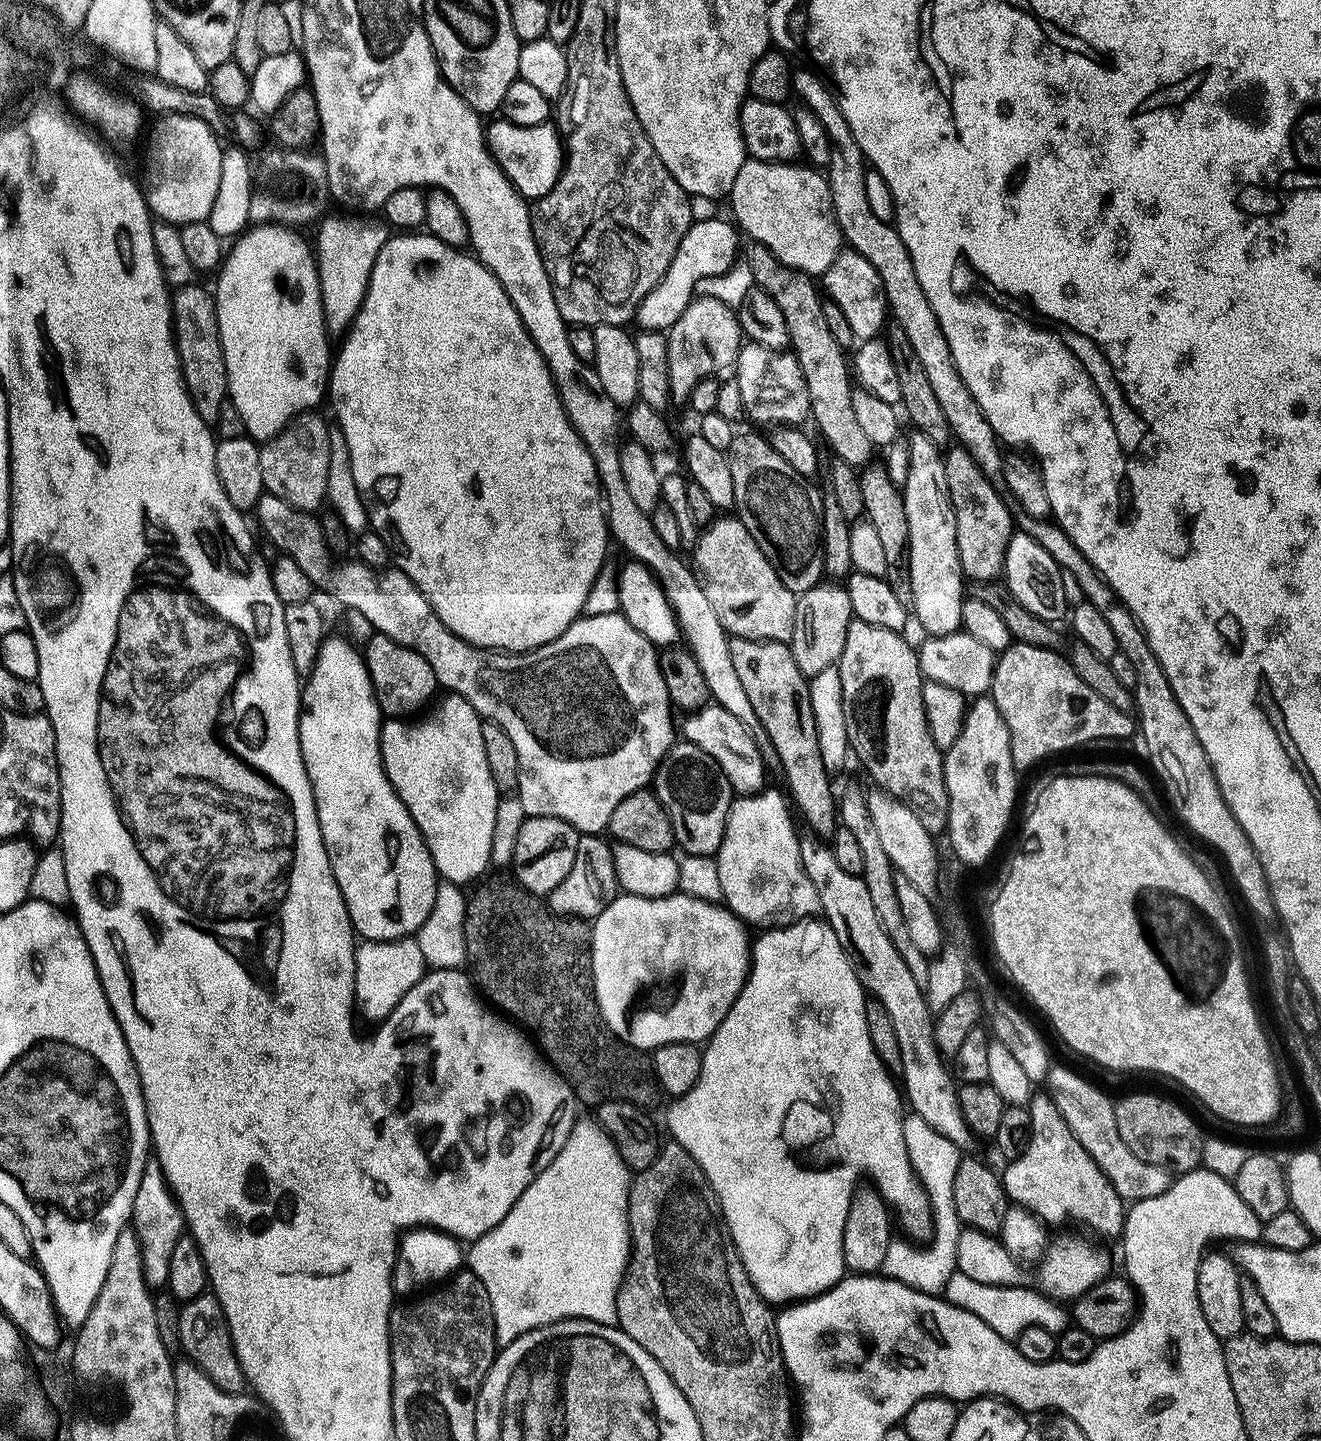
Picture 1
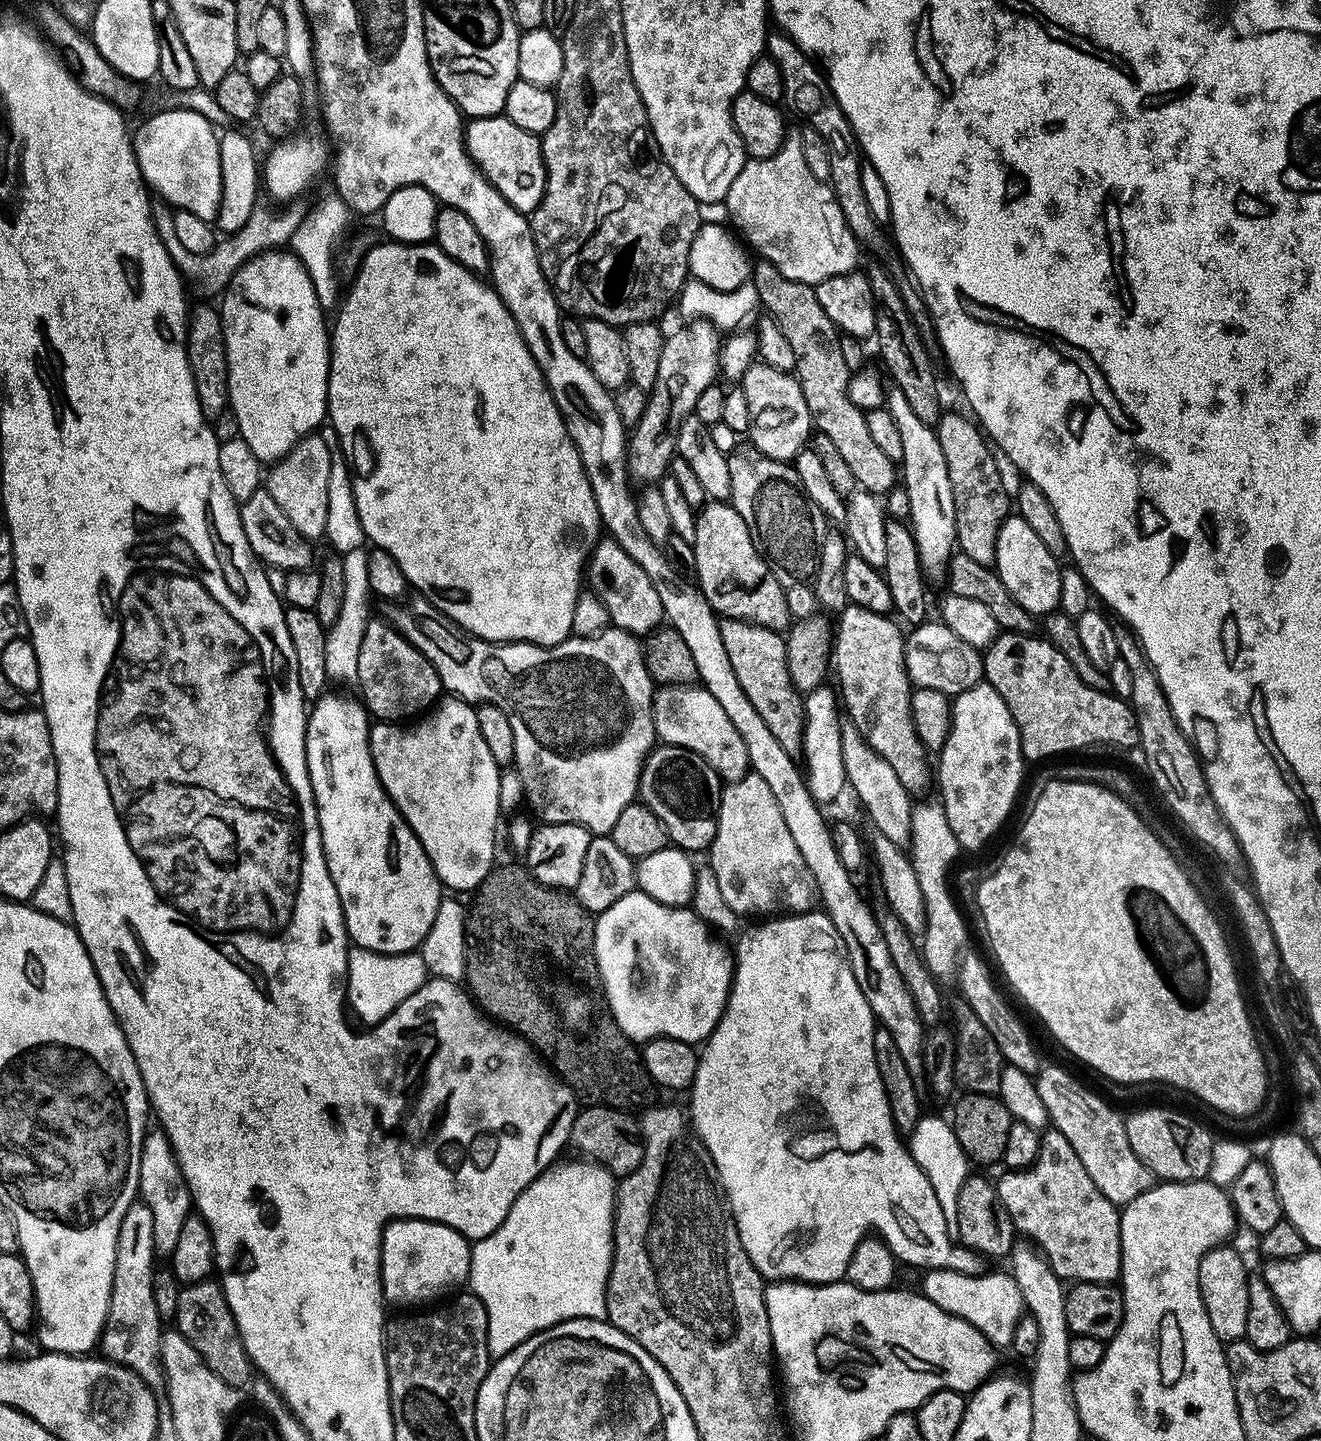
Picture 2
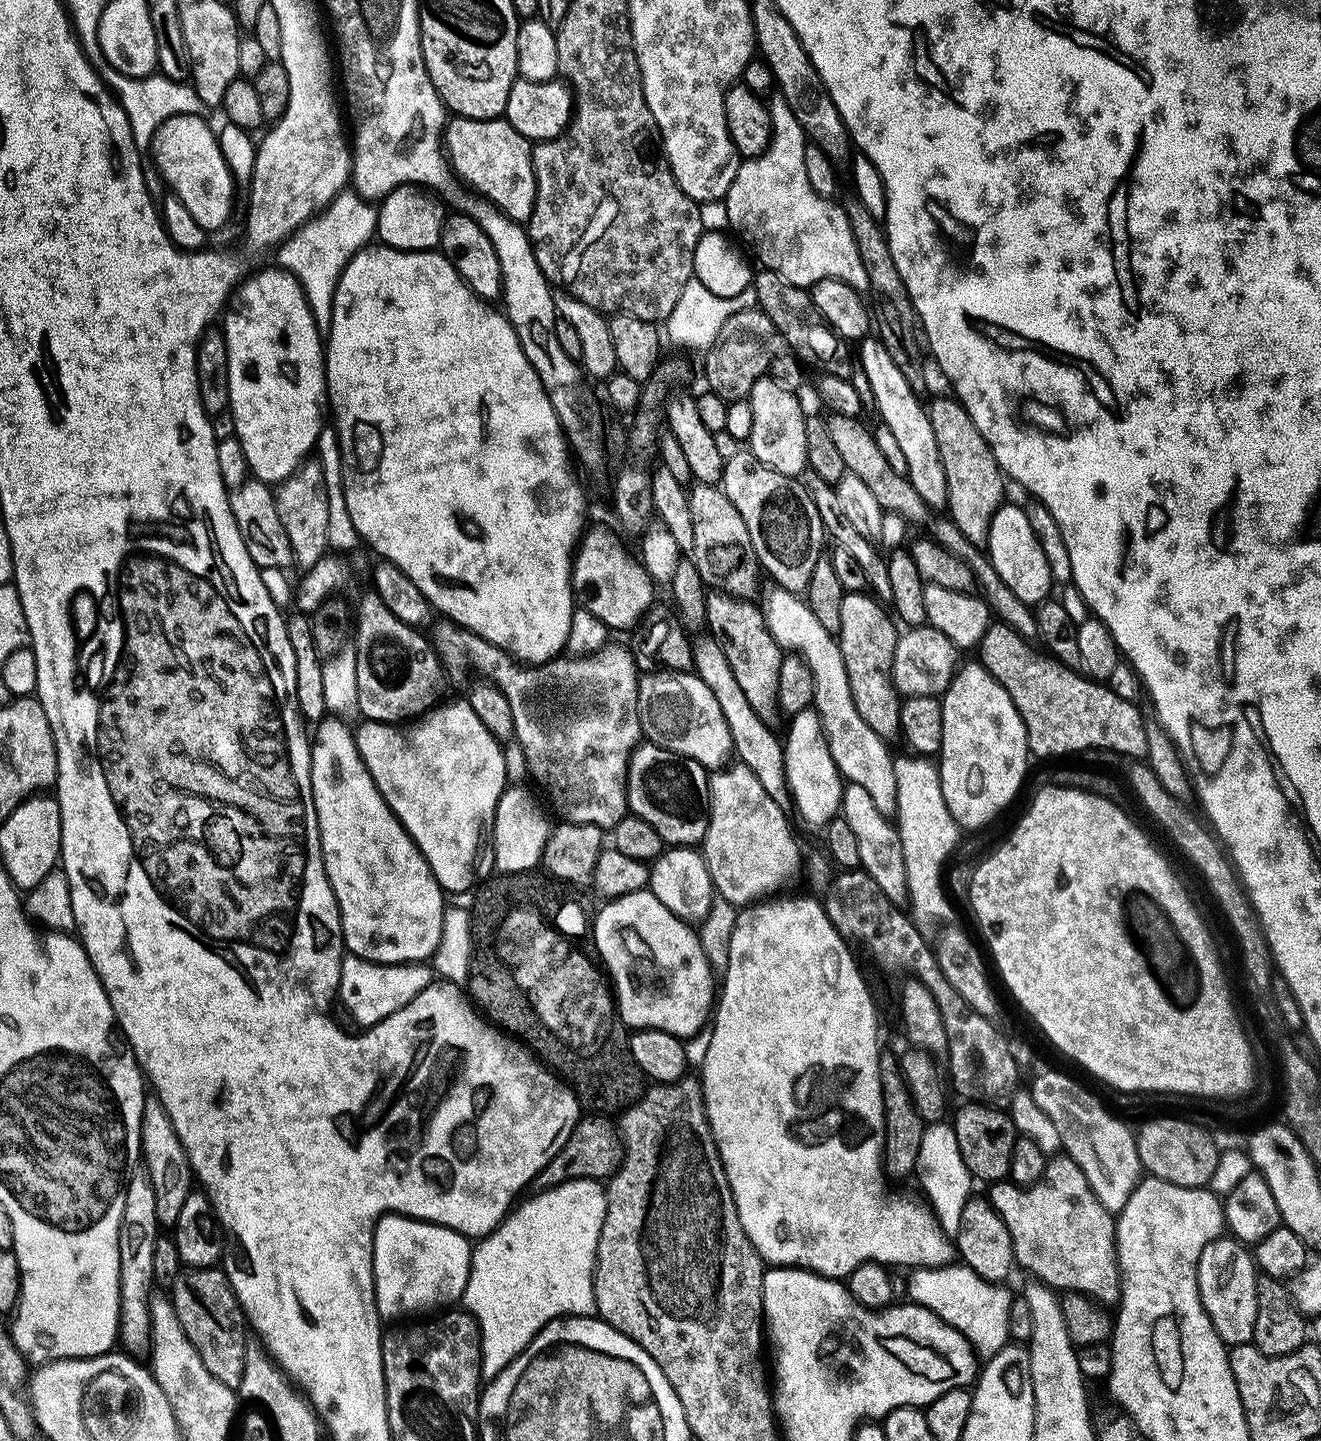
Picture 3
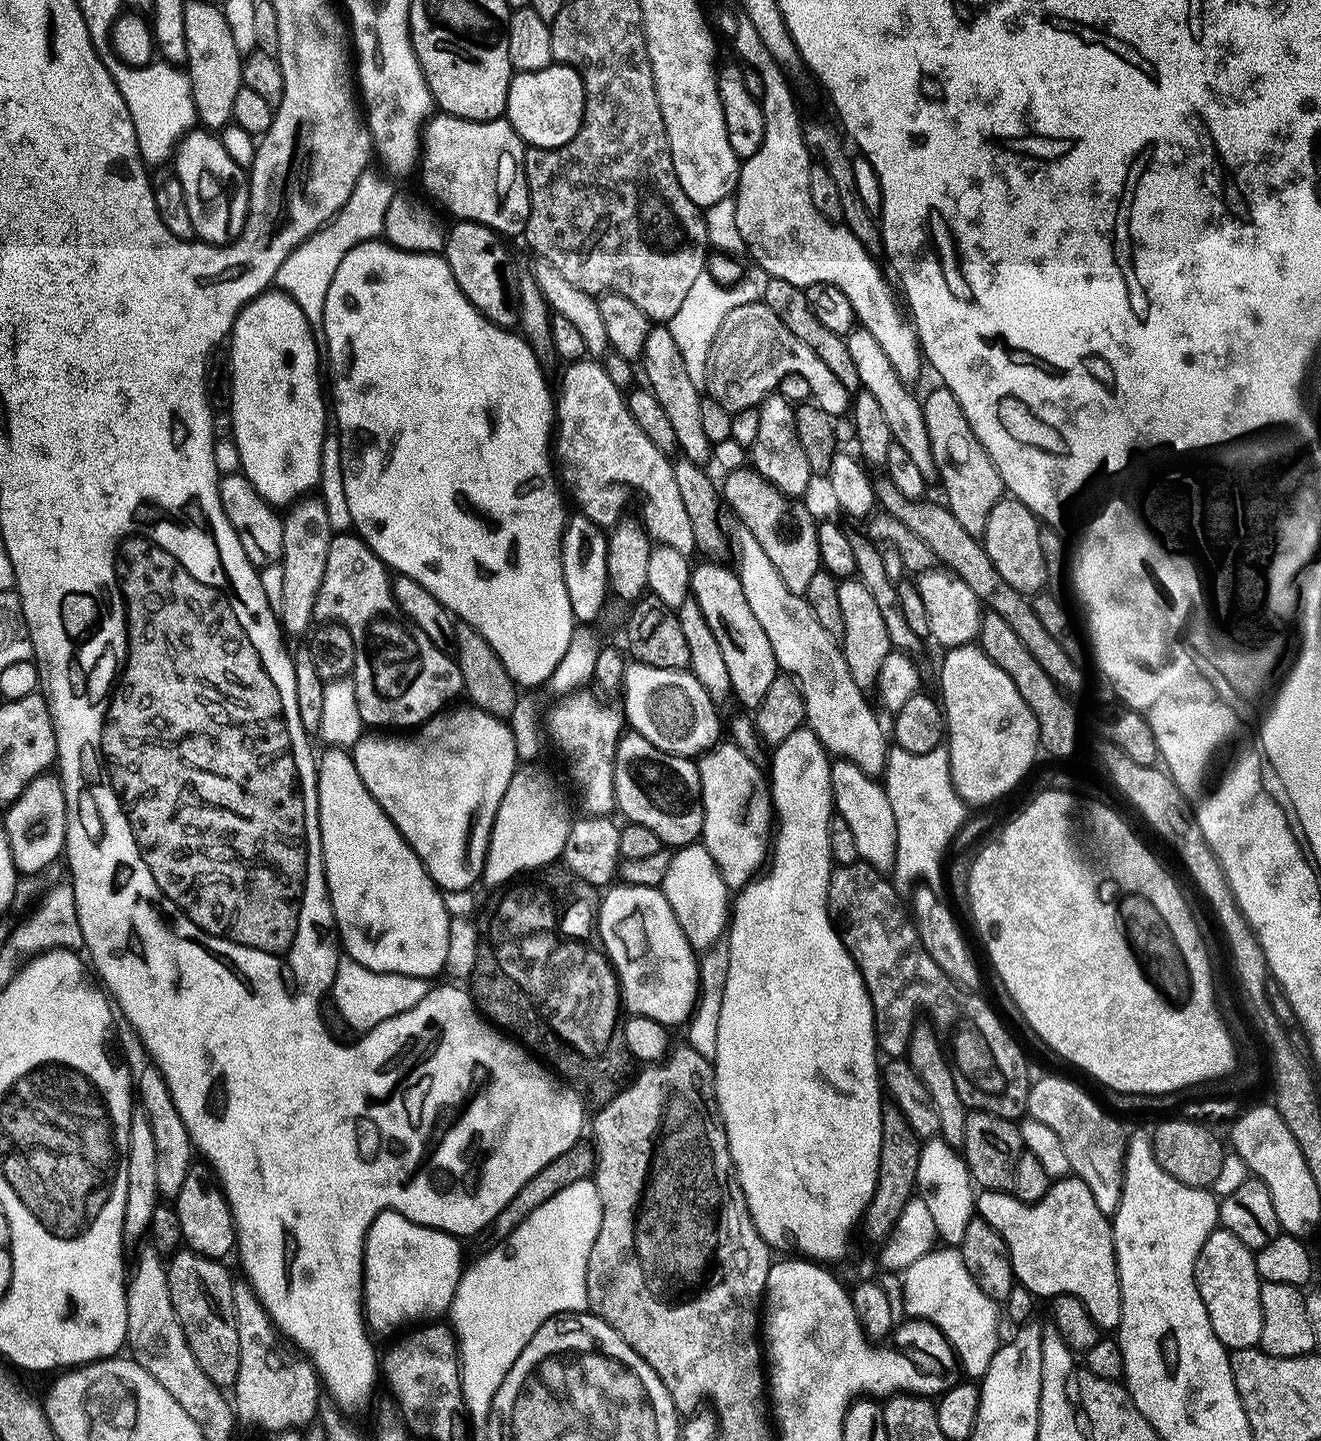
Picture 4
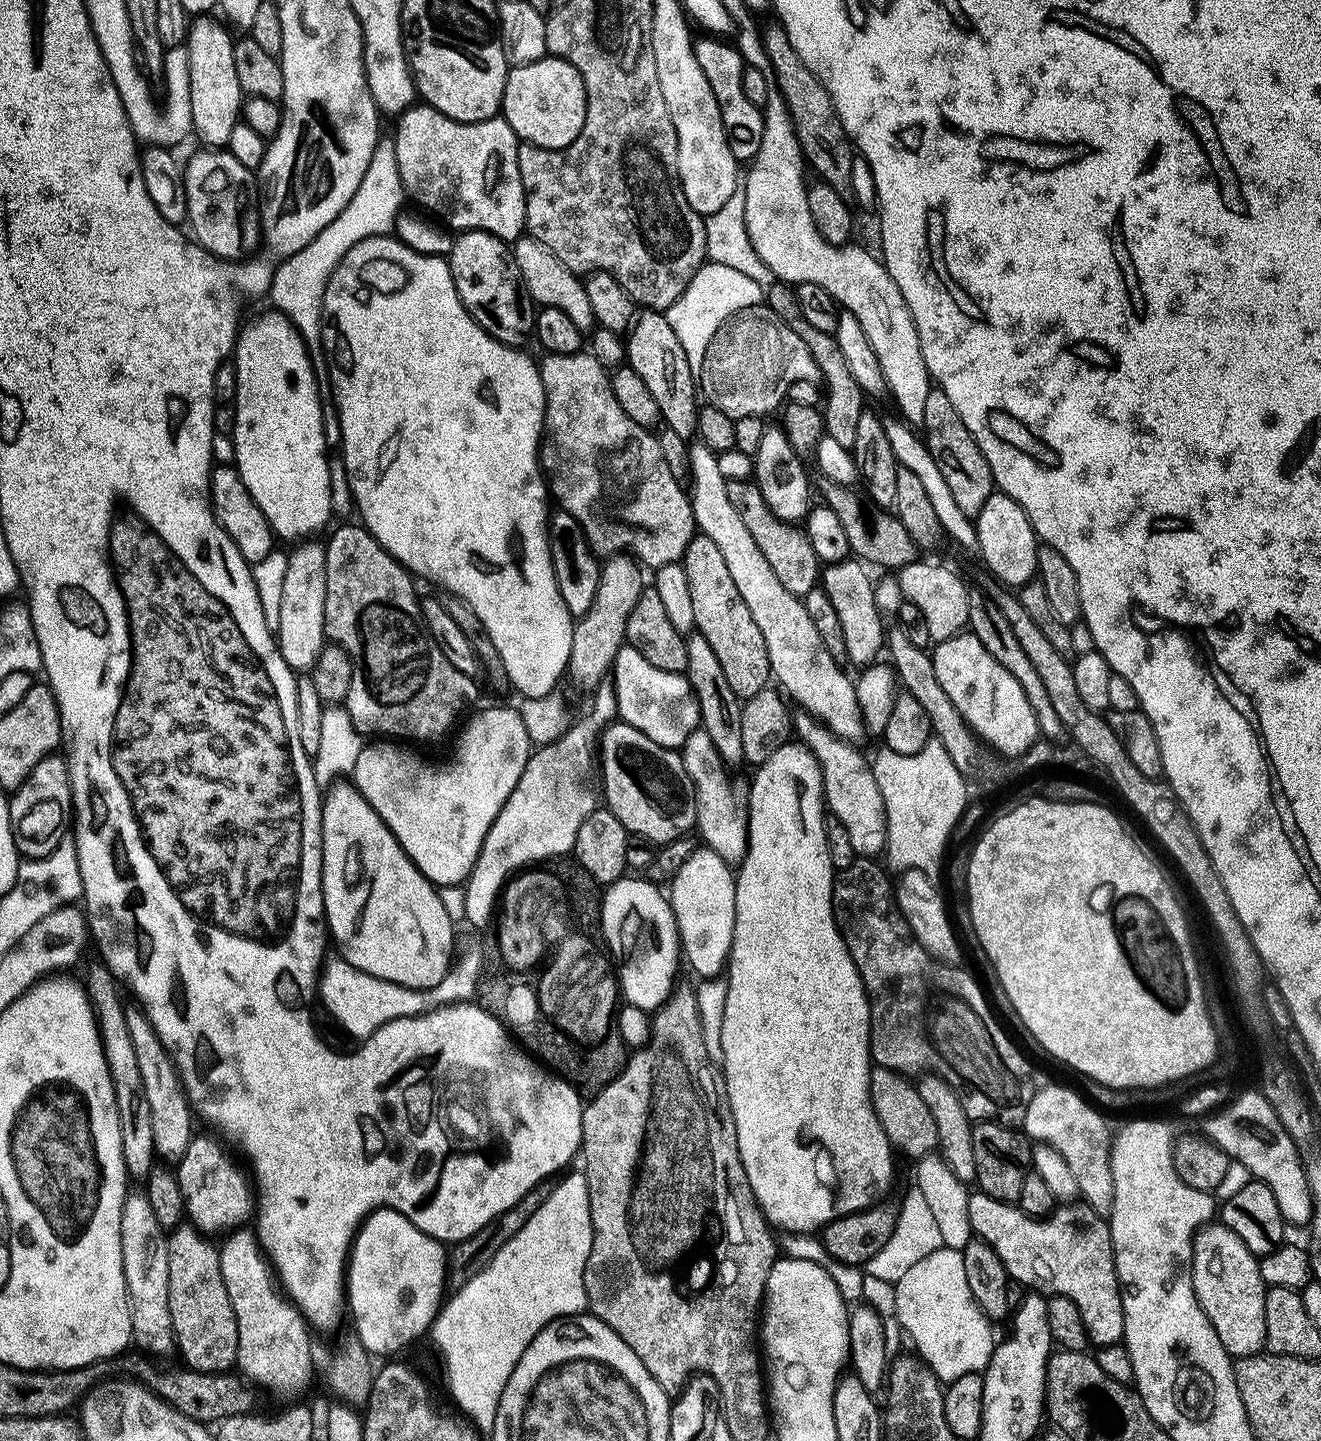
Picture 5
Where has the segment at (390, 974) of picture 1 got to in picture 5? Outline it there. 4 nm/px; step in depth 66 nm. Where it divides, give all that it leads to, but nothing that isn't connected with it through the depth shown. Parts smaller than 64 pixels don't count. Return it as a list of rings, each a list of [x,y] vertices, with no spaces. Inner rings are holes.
[[[333,958],[329,959],[322,969],[318,1000],[321,1005],[324,1003],[325,1010],[356,1039],[356,1042],[363,1042],[390,1022],[422,1016],[434,1008],[441,1007],[440,994],[436,990],[423,992],[398,986],[394,982],[382,982],[382,978],[374,978],[370,974],[362,974],[362,970],[354,970],[350,962]]]

